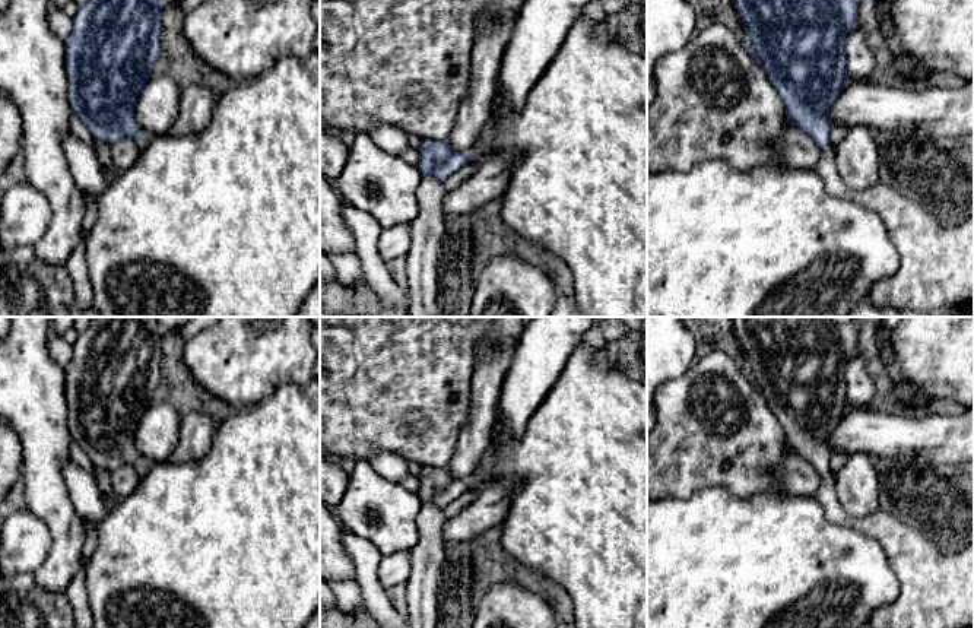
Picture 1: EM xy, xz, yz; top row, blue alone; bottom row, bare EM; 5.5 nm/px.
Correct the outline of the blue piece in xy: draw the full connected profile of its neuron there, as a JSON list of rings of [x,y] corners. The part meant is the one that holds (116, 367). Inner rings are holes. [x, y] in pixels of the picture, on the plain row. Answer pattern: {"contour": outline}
{"contour": [[[92,317],[91,324],[79,333],[73,356],[64,362],[67,426],[96,467],[112,472],[121,466],[143,464],[134,434],[161,383],[162,336],[164,329],[155,317]]]}

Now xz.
{"contour": [[[422,467],[416,492],[422,505],[432,502],[445,508],[470,489],[470,480],[453,478],[447,467]]]}

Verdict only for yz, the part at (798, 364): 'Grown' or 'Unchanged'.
Grown

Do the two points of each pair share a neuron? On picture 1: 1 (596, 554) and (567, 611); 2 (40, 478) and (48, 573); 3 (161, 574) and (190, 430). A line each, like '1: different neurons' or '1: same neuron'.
1: different neurons
2: same neuron
3: different neurons

